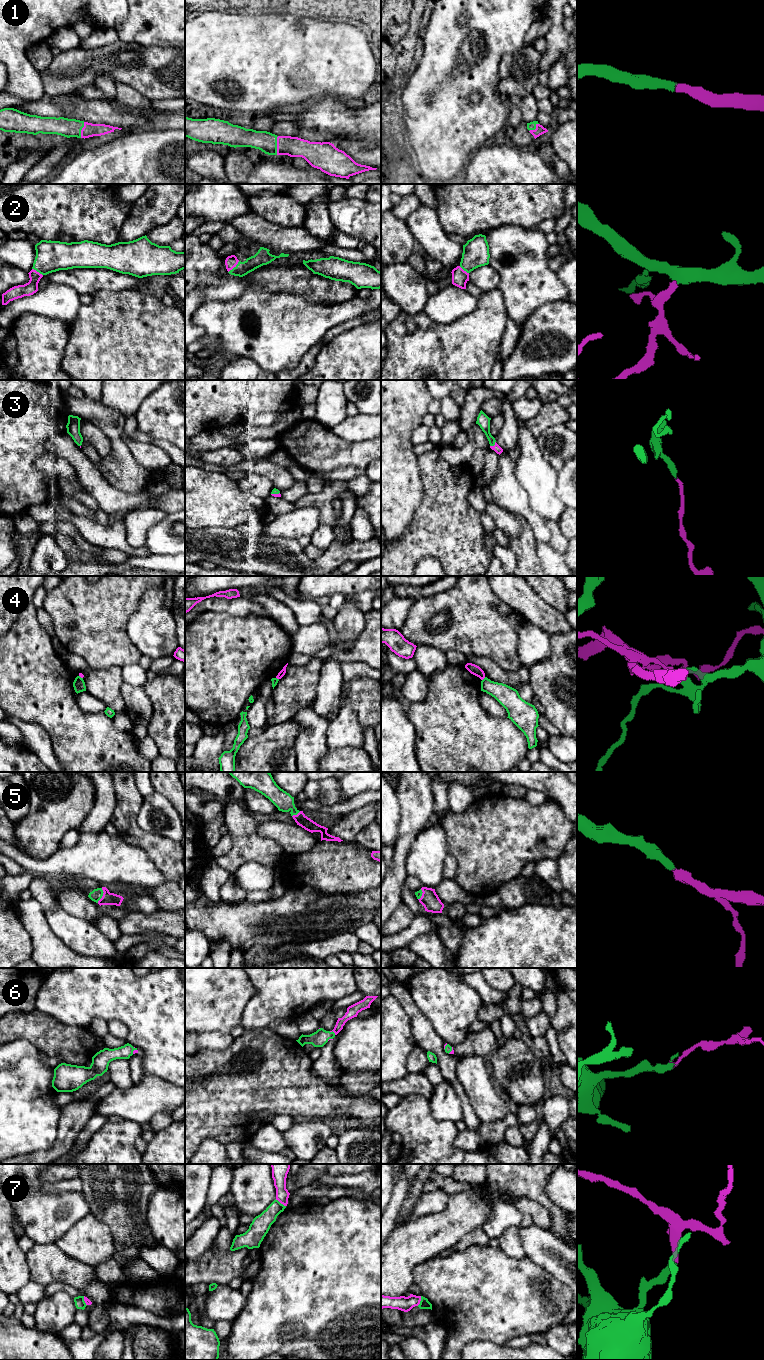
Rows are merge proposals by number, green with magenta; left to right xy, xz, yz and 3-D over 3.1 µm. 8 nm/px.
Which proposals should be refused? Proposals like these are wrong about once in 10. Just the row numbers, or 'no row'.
7

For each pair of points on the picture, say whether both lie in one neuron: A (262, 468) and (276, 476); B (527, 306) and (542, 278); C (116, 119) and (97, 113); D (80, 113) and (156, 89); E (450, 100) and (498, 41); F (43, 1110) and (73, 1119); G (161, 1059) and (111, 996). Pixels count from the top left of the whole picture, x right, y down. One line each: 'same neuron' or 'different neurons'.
A: same neuron
B: same neuron
C: same neuron
D: different neurons
E: same neuron
F: different neurons
G: same neuron

